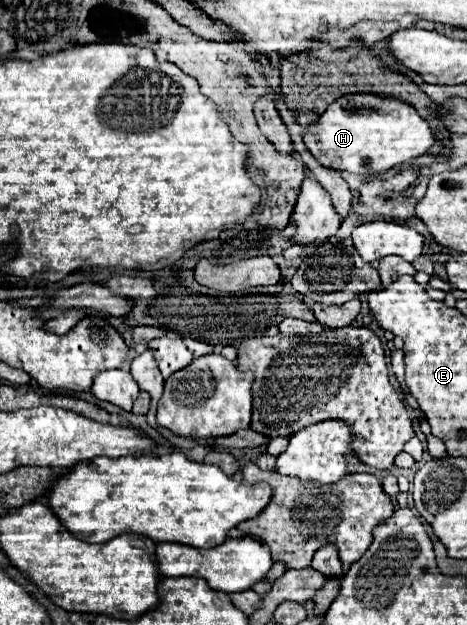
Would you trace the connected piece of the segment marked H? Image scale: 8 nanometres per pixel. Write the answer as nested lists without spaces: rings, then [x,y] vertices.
[[[376,93],[338,97],[304,133],[308,151],[326,167],[350,173],[384,173],[394,165],[426,155],[436,143],[430,123],[408,103]]]

